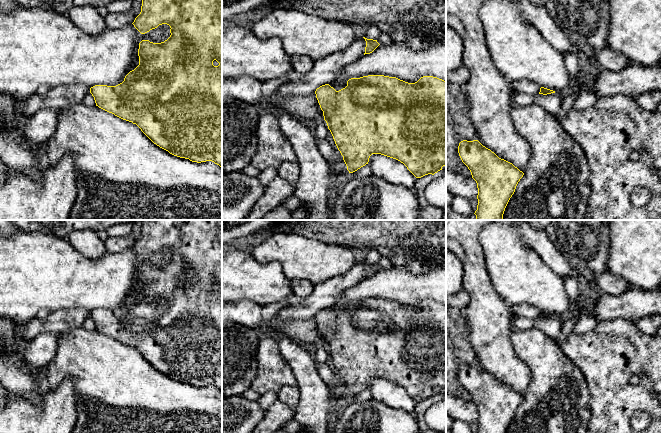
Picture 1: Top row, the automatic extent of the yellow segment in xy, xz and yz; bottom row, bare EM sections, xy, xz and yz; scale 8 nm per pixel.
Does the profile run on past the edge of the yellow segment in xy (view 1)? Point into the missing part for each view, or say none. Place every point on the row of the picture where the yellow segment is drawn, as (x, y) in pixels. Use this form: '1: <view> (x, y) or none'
1: none

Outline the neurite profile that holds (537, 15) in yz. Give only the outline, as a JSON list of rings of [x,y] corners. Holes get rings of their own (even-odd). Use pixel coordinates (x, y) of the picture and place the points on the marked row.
[[[511,0],[520,10],[523,17],[532,23],[543,35],[543,38],[551,44],[559,53],[574,53],[579,56],[580,52],[552,20],[545,6],[536,6],[529,0]]]

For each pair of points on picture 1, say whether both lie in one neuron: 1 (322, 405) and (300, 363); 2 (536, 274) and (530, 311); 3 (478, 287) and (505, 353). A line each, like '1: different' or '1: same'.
1: same
2: different
3: same

